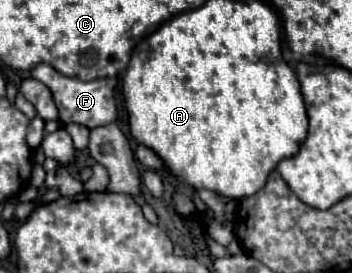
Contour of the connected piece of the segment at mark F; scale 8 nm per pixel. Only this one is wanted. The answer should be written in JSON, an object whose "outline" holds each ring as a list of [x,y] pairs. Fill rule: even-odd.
{"outline":[[[40,63],[32,69],[32,77],[42,81],[54,97],[54,103],[58,107],[58,117],[64,125],[68,123],[78,123],[88,129],[112,123],[116,119],[116,101],[114,101],[114,89],[116,89],[116,79],[94,79],[94,81],[80,81],[76,77],[66,77],[58,73],[54,67]]]}

